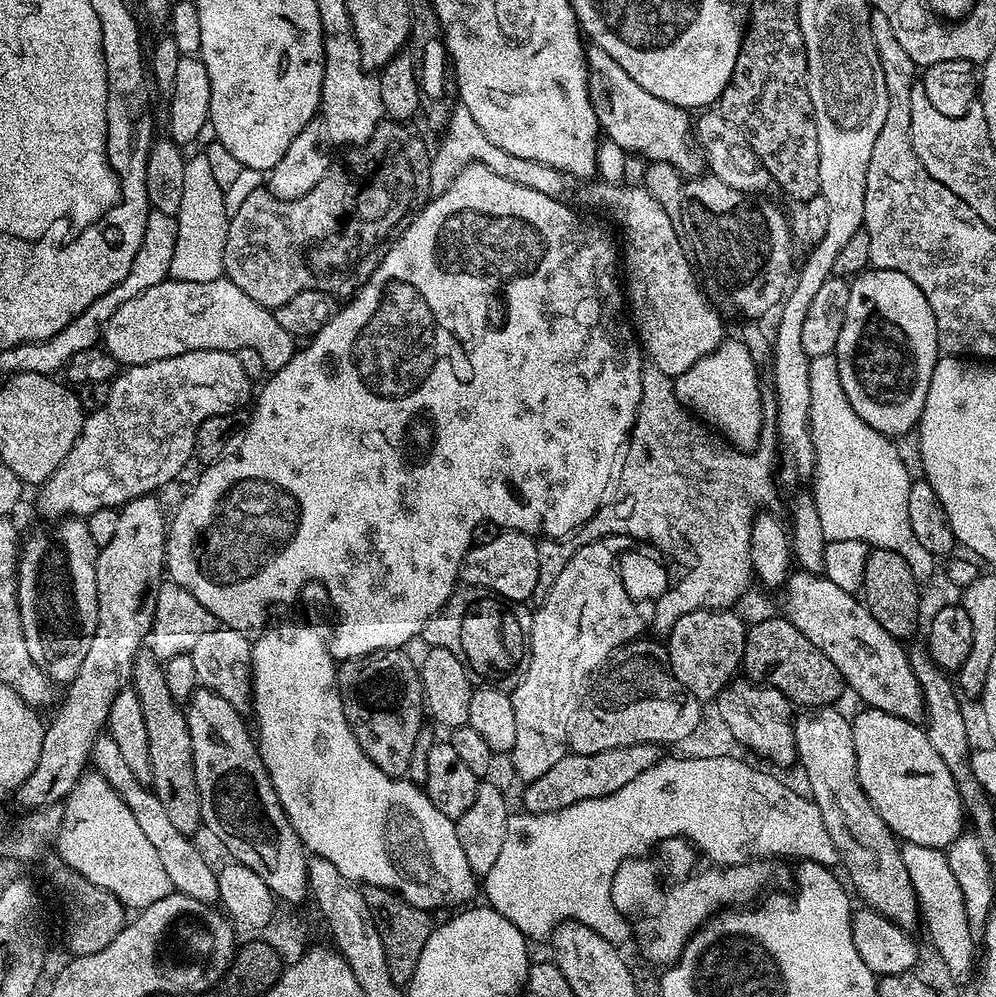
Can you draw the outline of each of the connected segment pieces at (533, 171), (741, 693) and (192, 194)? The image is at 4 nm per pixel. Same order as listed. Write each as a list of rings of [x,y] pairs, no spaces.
[[[456,106],[453,109],[442,134],[444,137],[441,138],[440,145],[434,148],[430,156],[428,191],[432,196],[443,194],[450,186],[450,182],[454,182],[454,178],[458,178],[458,174],[467,164],[490,166],[490,170],[494,170],[494,174],[498,174],[510,182],[518,182],[518,186],[530,186],[530,190],[538,190],[538,194],[557,198],[565,195],[563,192],[566,177],[563,172],[546,166],[542,162],[534,162],[530,158],[514,158],[514,154],[506,154],[506,150],[498,150],[498,146],[494,146],[494,142],[490,142],[490,138],[486,138],[486,134],[482,134],[482,130],[478,127],[478,122],[474,122],[470,110],[466,110],[462,106]]]
[[[736,678],[719,692],[714,707],[730,726],[730,731],[741,749],[749,748],[762,759],[769,760],[780,768],[788,768],[797,763],[794,708],[779,690],[768,684],[753,684],[747,678]]]
[[[198,152],[185,161],[183,197],[176,217],[178,237],[173,264],[176,260],[224,260],[230,213],[225,208],[224,191],[214,181],[204,152]]]

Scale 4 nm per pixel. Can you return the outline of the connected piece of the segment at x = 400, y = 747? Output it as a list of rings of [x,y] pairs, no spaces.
[[[389,650],[359,660],[345,660],[336,669],[336,685],[342,698],[342,710],[358,746],[362,746],[366,758],[370,758],[370,762],[374,762],[374,766],[378,766],[382,774],[397,778],[409,775],[408,767],[412,764],[412,755],[420,740],[420,727],[426,721],[420,673],[414,660],[412,664],[406,653],[404,650]]]

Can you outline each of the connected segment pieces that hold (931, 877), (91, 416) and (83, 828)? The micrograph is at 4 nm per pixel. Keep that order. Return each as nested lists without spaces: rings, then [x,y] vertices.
[[[906,843],[900,844],[900,853],[906,866],[906,874],[910,874],[910,882],[914,886],[923,923],[924,920],[928,923],[928,936],[932,939],[945,970],[954,979],[967,981],[978,964],[978,944],[977,941],[976,944],[972,941],[975,940],[974,933],[970,930],[962,886],[958,886],[958,878],[954,878],[954,870],[947,855],[938,848]]]
[[[194,350],[187,352],[181,356],[174,358],[166,358],[158,362],[150,362],[149,364],[133,364],[125,367],[123,371],[111,381],[108,389],[108,397],[106,398],[106,406],[102,406],[98,410],[87,413],[82,426],[82,434],[74,442],[74,446],[70,450],[70,454],[66,454],[66,458],[58,466],[58,470],[54,470],[54,474],[49,480],[44,481],[39,489],[40,497],[36,500],[36,508],[44,516],[49,516],[49,521],[56,522],[61,518],[87,518],[90,514],[94,514],[94,510],[102,510],[103,508],[119,509],[128,501],[138,498],[139,496],[147,496],[149,494],[159,493],[159,488],[163,484],[168,484],[184,467],[188,464],[188,459],[193,459],[196,451],[196,431],[198,426],[202,426],[202,422],[211,416],[227,416],[235,413],[235,408],[240,408],[244,403],[249,403],[250,397],[254,392],[253,381],[248,379],[246,370],[242,370],[242,364],[238,362],[236,353],[223,352],[222,350]]]
[[[95,770],[85,771],[80,781],[72,788],[72,793],[62,801],[62,815],[60,826],[54,841],[54,848],[60,851],[60,856],[65,865],[86,878],[94,886],[114,894],[128,910],[139,910],[166,898],[174,890],[170,877],[167,876],[158,853],[154,851],[146,834],[142,834],[134,814],[130,814],[130,806],[122,802],[122,798]]]

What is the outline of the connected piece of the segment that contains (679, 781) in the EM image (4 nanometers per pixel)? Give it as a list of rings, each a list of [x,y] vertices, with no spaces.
[[[735,755],[693,760],[661,758],[614,793],[574,802],[557,812],[509,815],[502,850],[488,873],[491,876],[572,876],[572,884],[576,884],[576,921],[620,946],[627,936],[629,939],[630,921],[614,906],[612,879],[623,860],[647,853],[661,840],[683,836],[717,866],[743,864],[753,858],[801,856],[801,861],[835,869],[840,864],[840,855],[834,842],[830,842],[826,822],[822,822],[815,802],[803,791],[787,788],[778,777],[736,759]]]

